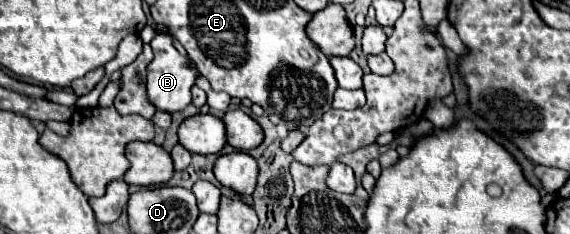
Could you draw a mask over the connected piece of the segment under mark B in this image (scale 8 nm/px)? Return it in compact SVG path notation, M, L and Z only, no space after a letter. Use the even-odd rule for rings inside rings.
M157 34L151 42L151 48L155 52L155 58L147 68L147 94L159 110L169 112L169 114L179 112L187 104L191 104L191 88L195 86L199 72L197 72L197 68L193 68L189 64L189 60L183 54L177 52L177 48L173 46L169 36Z

